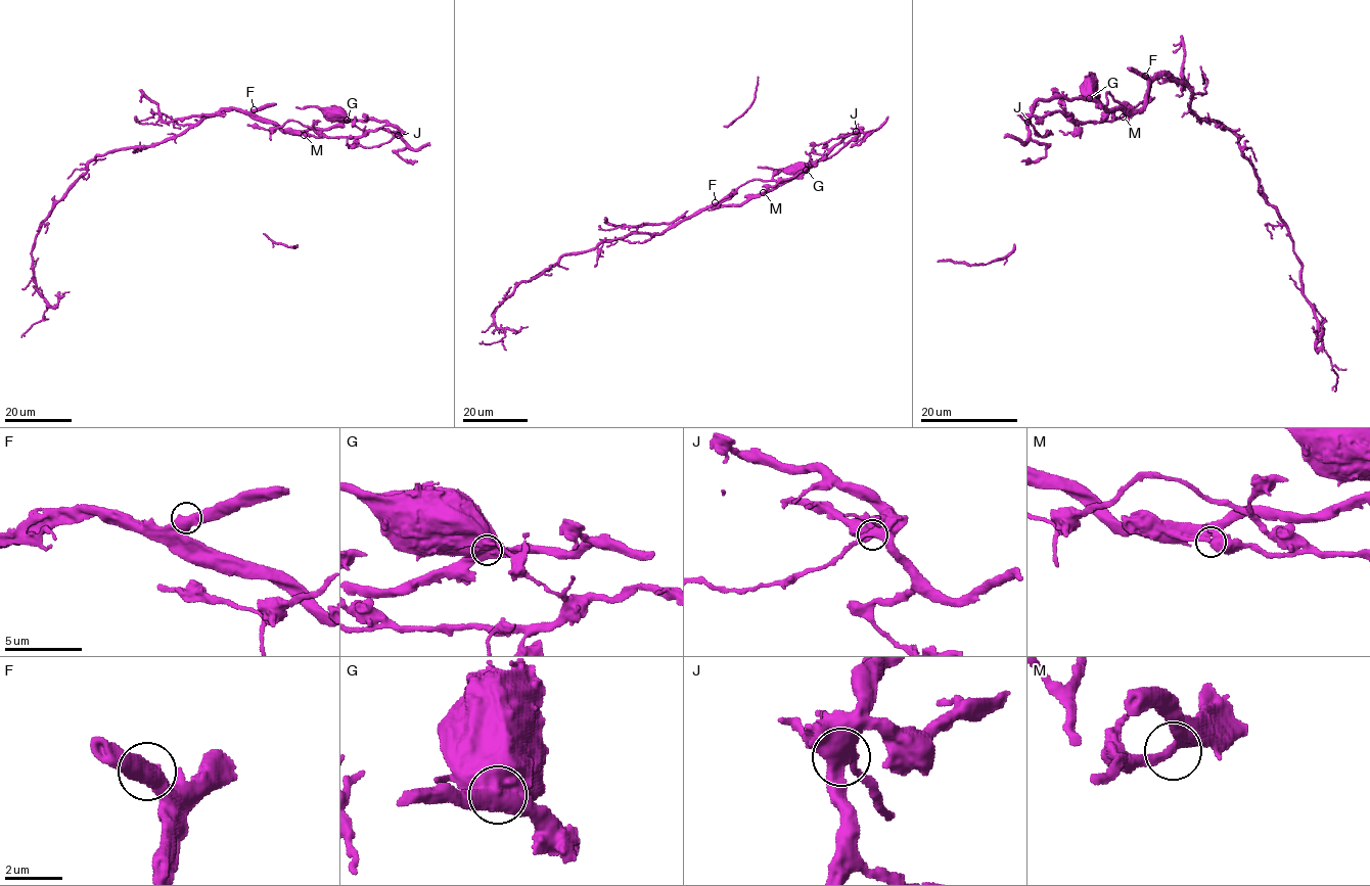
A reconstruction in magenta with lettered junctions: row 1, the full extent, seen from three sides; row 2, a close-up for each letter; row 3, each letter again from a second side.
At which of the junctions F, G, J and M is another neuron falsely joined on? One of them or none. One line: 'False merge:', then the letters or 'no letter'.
False merge: G

